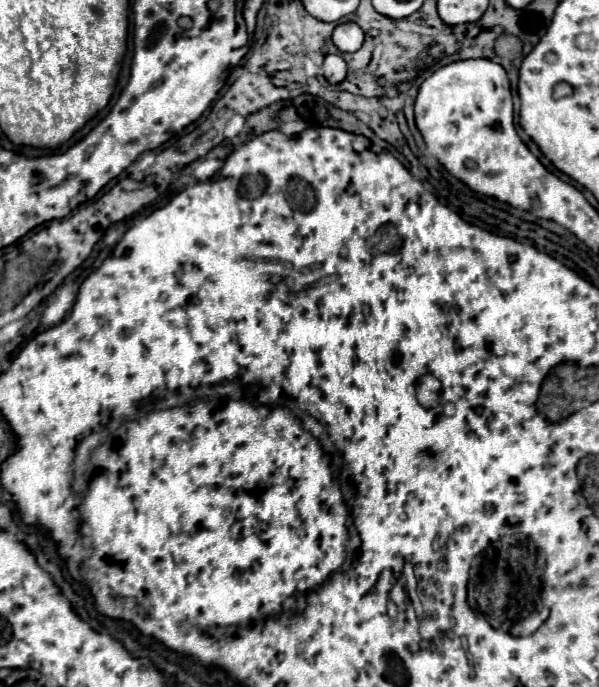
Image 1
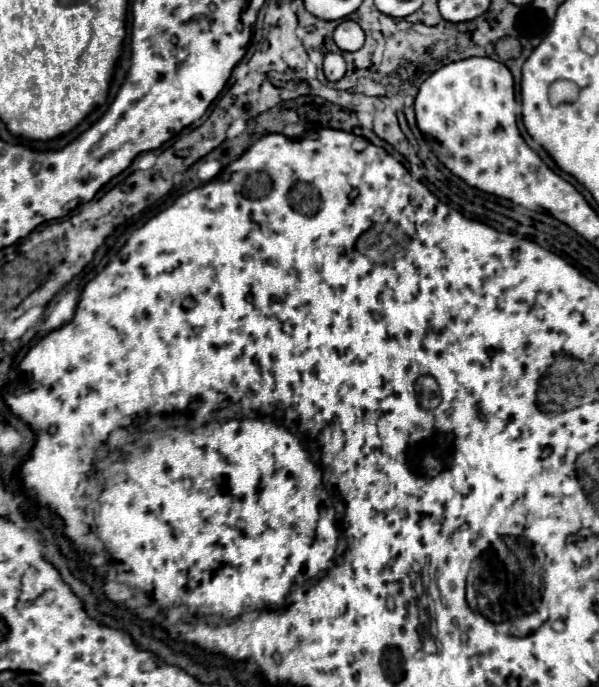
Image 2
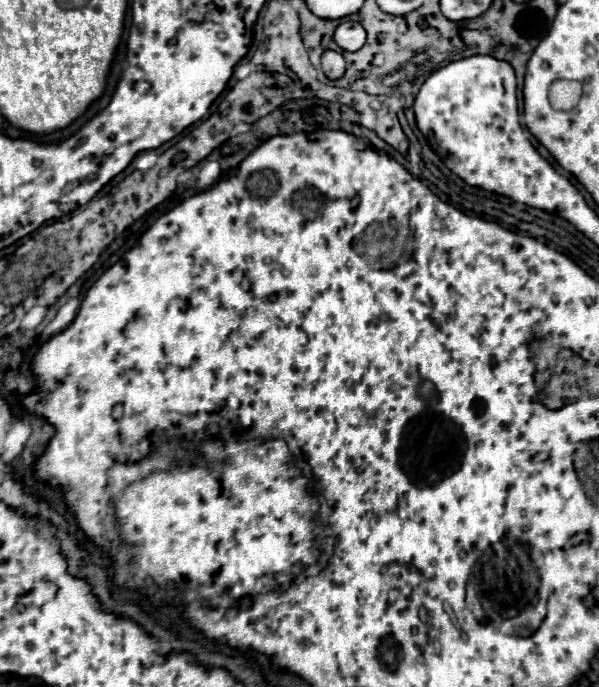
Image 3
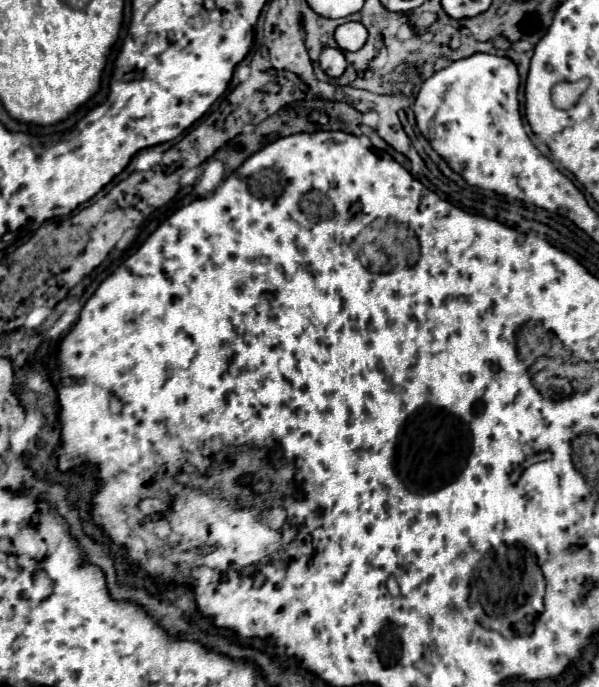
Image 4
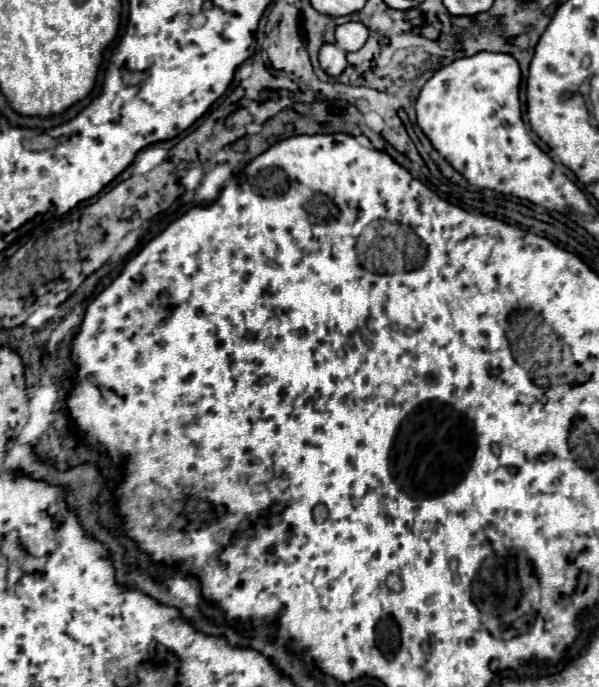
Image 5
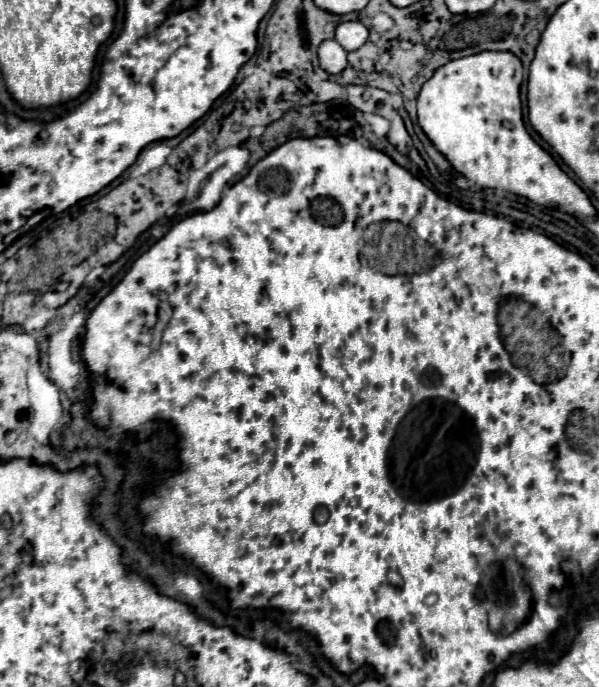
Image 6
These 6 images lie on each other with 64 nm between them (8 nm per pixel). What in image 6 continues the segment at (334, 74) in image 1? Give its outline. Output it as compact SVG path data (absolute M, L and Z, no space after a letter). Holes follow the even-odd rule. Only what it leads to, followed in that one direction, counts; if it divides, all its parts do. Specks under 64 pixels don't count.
M326 40L324 44L320 44L318 58L320 58L320 66L328 74L340 74L348 66L346 50L336 40Z

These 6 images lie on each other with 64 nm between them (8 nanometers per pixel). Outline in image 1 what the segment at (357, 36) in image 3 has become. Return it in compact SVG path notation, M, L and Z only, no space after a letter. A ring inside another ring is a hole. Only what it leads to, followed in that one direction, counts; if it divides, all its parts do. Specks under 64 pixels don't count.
M344 22L336 26L332 34L332 42L340 52L356 52L364 42L364 32L356 22Z

